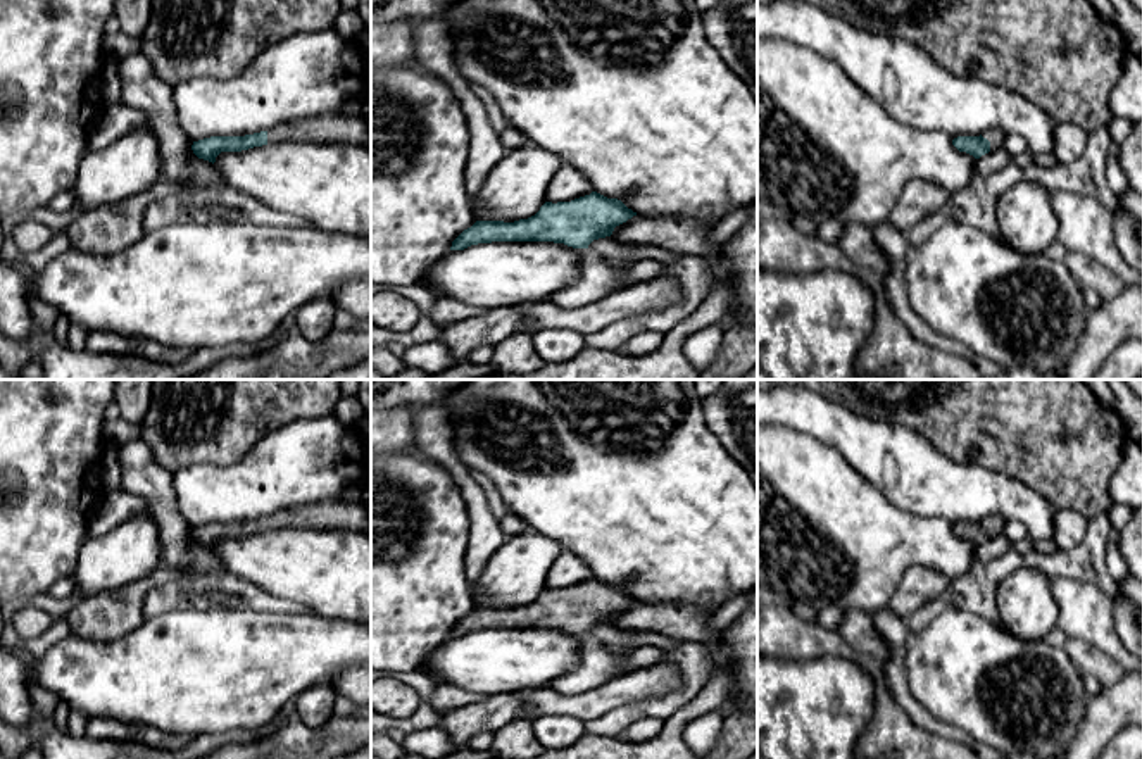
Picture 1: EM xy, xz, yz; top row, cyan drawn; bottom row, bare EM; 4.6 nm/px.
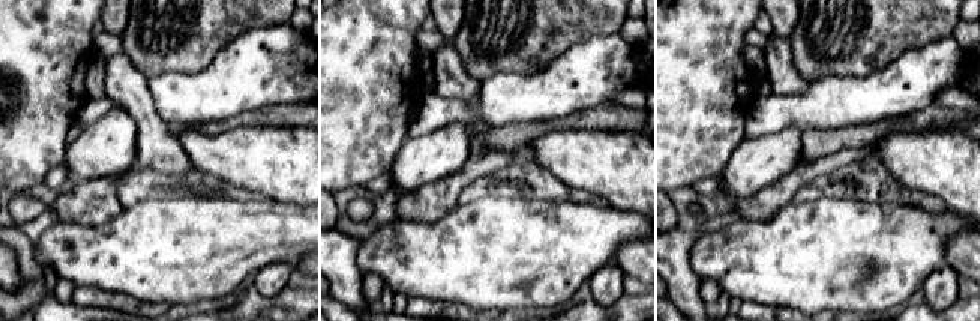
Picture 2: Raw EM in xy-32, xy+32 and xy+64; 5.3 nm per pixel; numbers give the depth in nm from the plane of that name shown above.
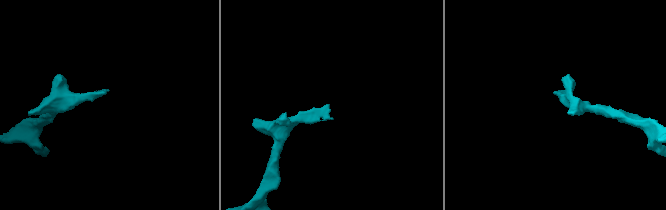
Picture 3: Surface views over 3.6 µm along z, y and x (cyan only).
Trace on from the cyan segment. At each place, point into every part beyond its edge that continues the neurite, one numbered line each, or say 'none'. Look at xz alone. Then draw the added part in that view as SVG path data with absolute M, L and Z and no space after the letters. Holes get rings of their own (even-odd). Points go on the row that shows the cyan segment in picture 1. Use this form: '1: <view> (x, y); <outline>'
none

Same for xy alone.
1: xy (326, 128); M371 112L359 116L319 114L267 129L267 143L362 143L371 145Z

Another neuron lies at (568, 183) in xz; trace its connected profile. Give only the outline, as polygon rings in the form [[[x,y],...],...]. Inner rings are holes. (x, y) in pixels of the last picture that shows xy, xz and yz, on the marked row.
[[[562,164],[547,188],[547,202],[571,202],[592,191],[593,185],[576,167]]]

